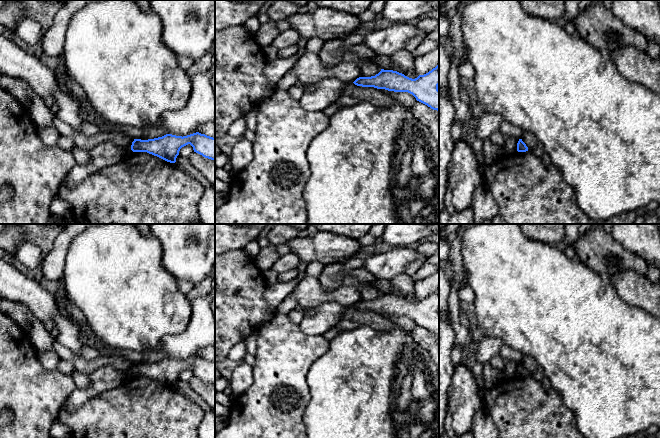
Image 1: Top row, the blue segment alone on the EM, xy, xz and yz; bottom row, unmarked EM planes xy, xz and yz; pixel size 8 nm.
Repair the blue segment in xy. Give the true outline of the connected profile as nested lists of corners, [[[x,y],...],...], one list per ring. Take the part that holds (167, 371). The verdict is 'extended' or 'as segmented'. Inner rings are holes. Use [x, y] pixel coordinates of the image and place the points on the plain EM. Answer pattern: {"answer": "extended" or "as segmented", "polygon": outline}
{"answer": "as segmented", "polygon": [[[199,356],[183,361],[166,358],[148,364],[134,363],[131,374],[133,376],[147,376],[167,386],[175,387],[180,373],[188,368],[193,371],[194,376],[215,384],[215,362]]]}

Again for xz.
{"answer": "as segmented", "polygon": [[[439,288],[424,299],[412,303],[393,294],[384,294],[371,301],[359,301],[354,306],[357,310],[374,311],[394,316],[408,316],[417,325],[439,335]]]}

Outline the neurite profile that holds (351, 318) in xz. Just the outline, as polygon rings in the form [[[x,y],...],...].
[[[353,306],[345,308],[343,315],[335,327],[344,331],[353,329],[362,325],[368,325],[376,330],[389,331],[399,327],[390,319],[374,311],[357,310]]]

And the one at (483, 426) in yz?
[[[485,406],[476,413],[471,431],[474,438],[499,438],[499,431]]]

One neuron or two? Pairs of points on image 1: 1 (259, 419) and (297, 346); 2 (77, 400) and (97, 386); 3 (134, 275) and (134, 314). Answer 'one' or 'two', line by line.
1: one
2: one
3: one

